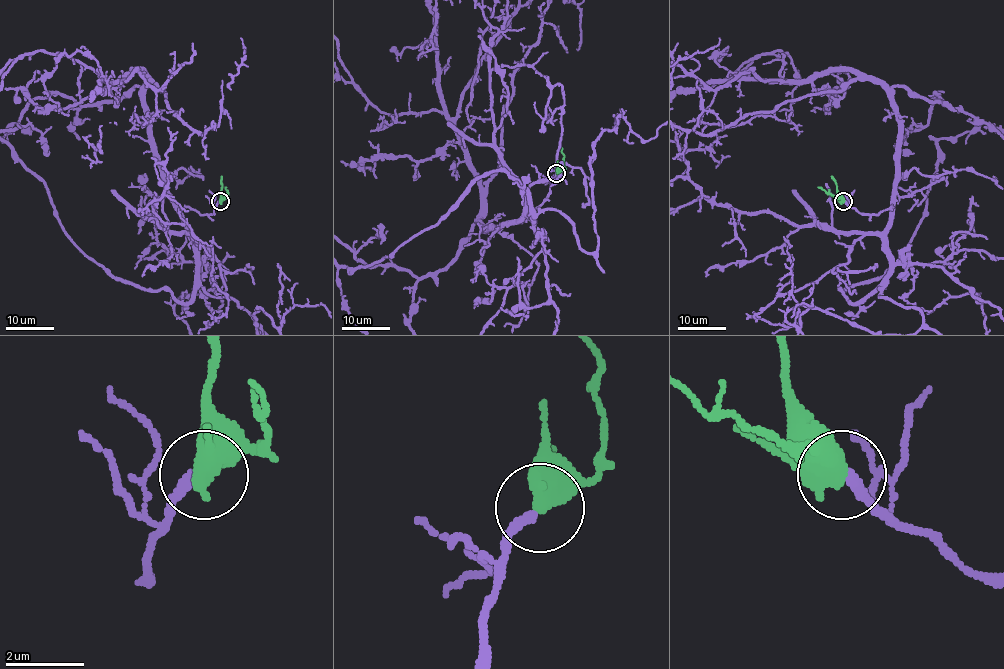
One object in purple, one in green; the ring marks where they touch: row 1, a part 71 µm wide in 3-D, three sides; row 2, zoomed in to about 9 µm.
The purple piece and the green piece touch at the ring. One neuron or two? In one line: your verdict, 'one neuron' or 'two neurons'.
one neuron

